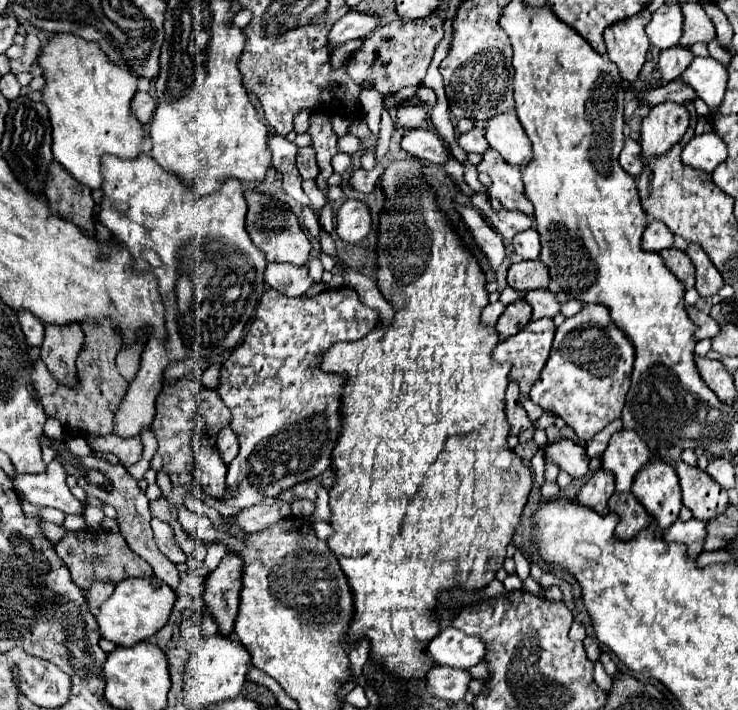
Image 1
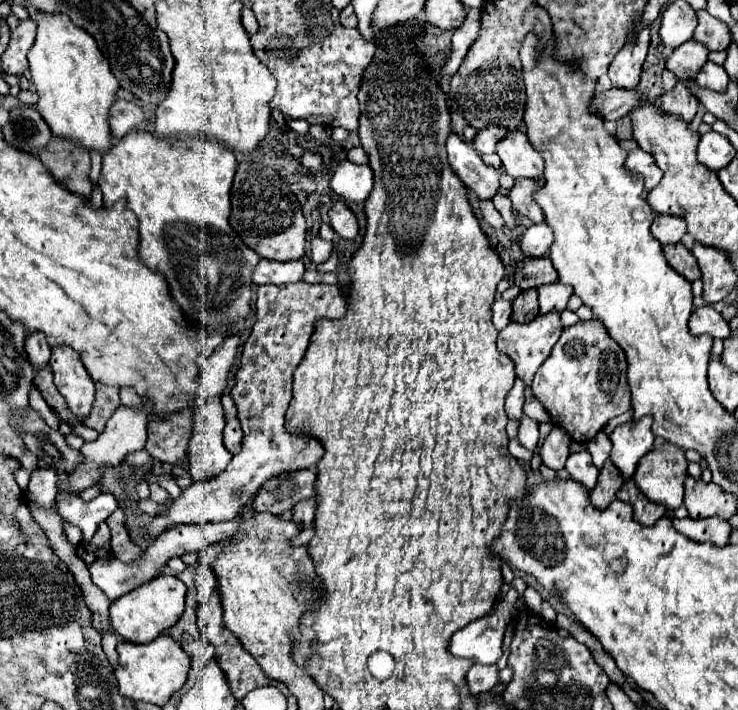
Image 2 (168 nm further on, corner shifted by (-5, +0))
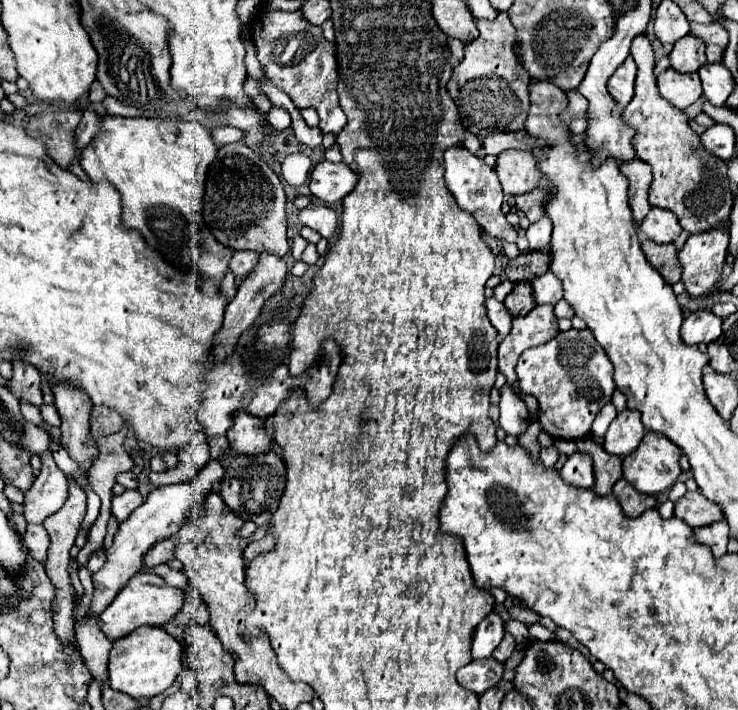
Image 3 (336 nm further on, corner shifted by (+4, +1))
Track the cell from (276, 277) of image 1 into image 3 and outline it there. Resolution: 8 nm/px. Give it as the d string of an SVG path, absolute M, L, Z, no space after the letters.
M235 251L229 261L229 267L235 273L235 277L247 277L247 273L251 273L257 257L259 255L255 251Z

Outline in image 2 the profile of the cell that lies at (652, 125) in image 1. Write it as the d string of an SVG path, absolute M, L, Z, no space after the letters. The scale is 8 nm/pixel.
M678 82L670 92L662 94L660 110L666 114L680 116L686 124L692 122L696 108L698 108L698 102L696 102L696 96L692 96L688 90L688 82Z

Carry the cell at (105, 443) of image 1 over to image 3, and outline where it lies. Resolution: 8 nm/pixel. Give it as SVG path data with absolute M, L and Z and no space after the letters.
M41 405L39 407L39 411L41 411L41 417L43 417L43 421L47 423L47 425L55 425L55 427L59 427L61 425L61 419L59 419L59 413L57 413L57 409L55 409L55 405Z

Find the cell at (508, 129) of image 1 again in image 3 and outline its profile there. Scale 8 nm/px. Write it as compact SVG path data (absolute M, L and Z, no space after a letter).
M509 151L497 157L495 171L503 193L523 195L539 185L543 173L537 167L537 157L527 151Z

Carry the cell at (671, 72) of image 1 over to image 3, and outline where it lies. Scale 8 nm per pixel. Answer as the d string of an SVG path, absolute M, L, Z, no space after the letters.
M687 33L685 37L681 37L673 51L671 51L671 67L681 71L681 73L691 73L697 71L699 65L703 65L705 59L705 45L699 37Z

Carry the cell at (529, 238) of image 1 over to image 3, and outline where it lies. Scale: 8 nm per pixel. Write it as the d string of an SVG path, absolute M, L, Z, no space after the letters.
M543 215L537 223L531 223L527 229L527 239L531 243L531 251L541 251L551 241L551 219Z

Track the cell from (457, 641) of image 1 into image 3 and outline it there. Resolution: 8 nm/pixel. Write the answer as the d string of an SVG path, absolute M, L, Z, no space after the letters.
M489 613L475 629L473 635L473 659L485 659L491 657L495 647L501 643L505 635L505 621L497 613Z

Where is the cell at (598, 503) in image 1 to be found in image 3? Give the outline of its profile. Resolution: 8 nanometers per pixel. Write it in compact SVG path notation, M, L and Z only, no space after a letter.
M591 439L577 441L579 451L591 453L593 457L593 471L595 471L595 487L597 495L609 495L611 487L621 479L621 457L607 453L601 445L593 443Z

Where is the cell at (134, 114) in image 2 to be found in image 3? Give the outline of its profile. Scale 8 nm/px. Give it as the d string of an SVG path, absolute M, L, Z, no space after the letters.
M83 111L81 123L75 129L75 139L77 139L77 149L79 151L85 149L89 145L89 141L95 137L95 133L99 129L99 121L101 121L99 113L95 113L95 111Z

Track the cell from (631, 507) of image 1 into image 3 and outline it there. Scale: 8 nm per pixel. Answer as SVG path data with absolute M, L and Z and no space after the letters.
M619 479L613 487L613 495L617 497L623 513L627 517L639 517L643 511L651 509L657 505L657 499L655 495L645 495L645 493L639 493L631 483L627 483L625 479Z

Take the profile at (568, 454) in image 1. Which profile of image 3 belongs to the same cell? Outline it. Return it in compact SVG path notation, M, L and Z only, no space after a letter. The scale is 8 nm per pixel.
M573 453L567 463L561 469L561 477L575 485L575 487L585 487L591 489L595 483L595 475L593 475L593 459L587 453Z

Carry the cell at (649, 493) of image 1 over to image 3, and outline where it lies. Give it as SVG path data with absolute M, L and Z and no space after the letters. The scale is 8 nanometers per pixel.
M645 433L639 447L623 459L623 477L641 493L657 495L681 475L681 451L659 433Z

